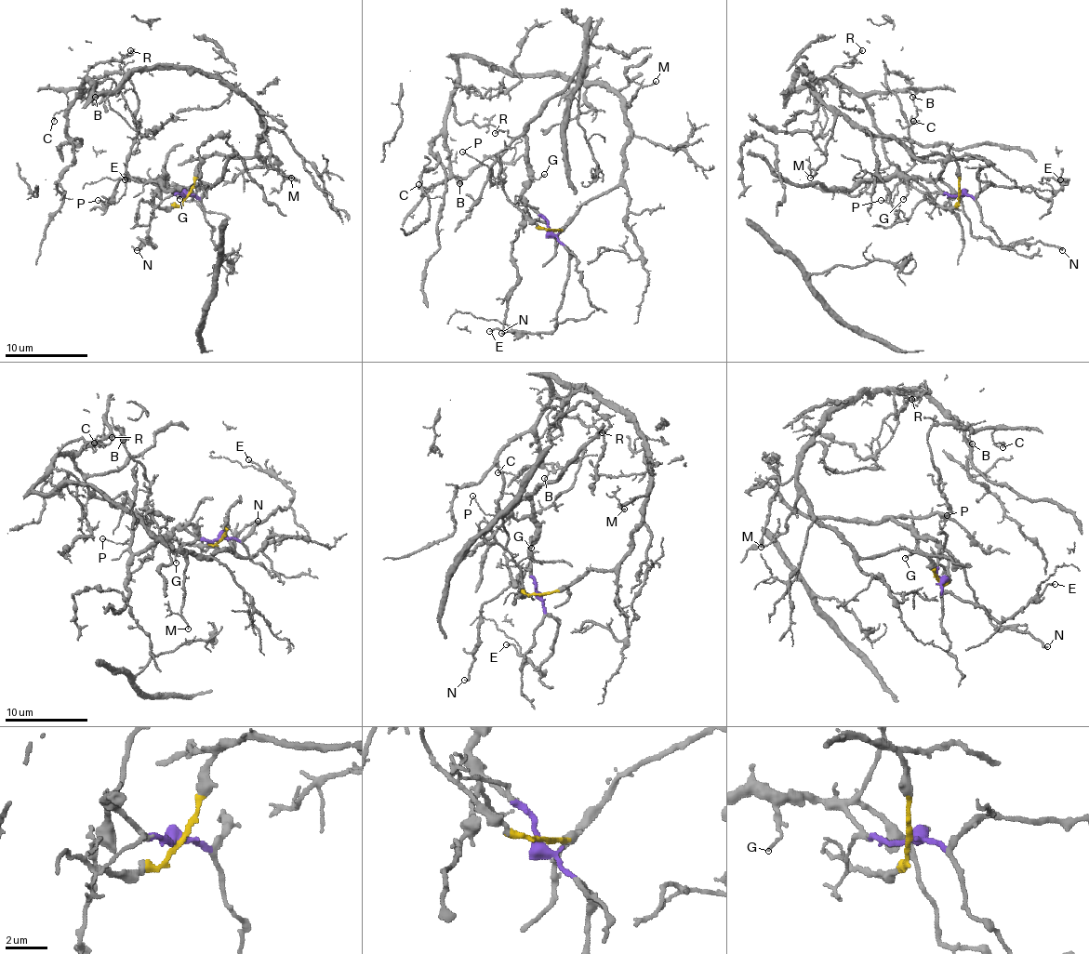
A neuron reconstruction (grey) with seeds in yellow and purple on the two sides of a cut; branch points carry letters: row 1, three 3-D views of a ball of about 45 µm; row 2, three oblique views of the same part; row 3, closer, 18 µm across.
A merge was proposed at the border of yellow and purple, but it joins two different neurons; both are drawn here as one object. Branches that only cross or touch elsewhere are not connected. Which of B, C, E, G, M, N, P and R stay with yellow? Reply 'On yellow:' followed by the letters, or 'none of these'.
On yellow: B, C, M, R

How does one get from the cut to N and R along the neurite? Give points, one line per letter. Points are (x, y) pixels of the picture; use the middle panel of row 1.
N: (551, 230), (530, 206), (526, 209), (511, 242), (516, 285), (501, 333)
R: (551, 230), (619, 182), (626, 105), (601, 85), (506, 74), (460, 58), (456, 120), (496, 132)

